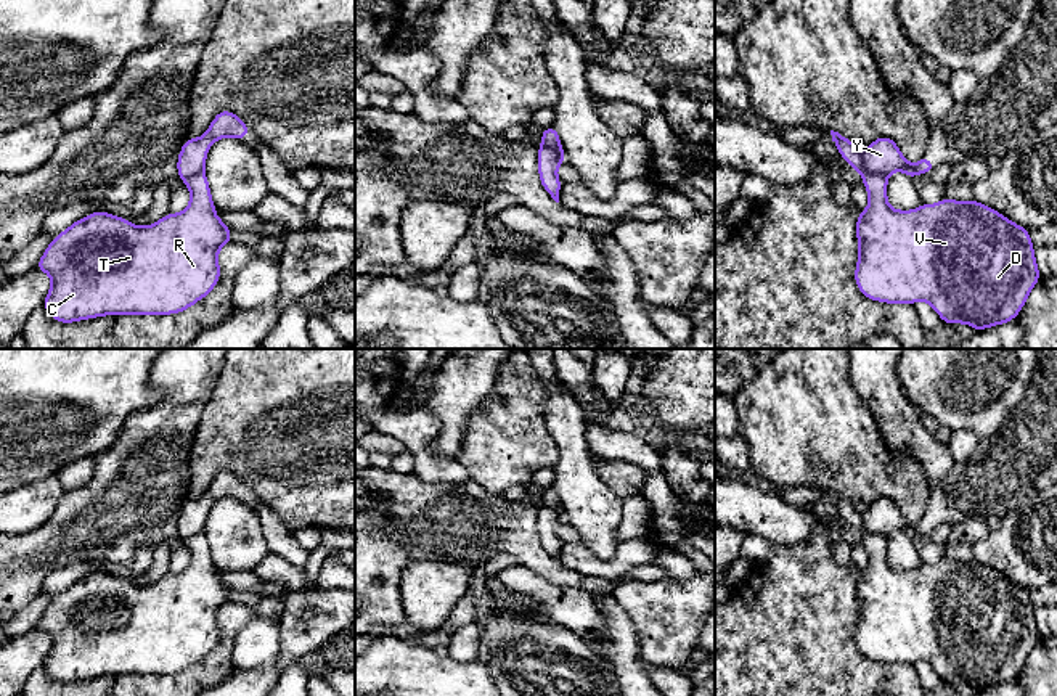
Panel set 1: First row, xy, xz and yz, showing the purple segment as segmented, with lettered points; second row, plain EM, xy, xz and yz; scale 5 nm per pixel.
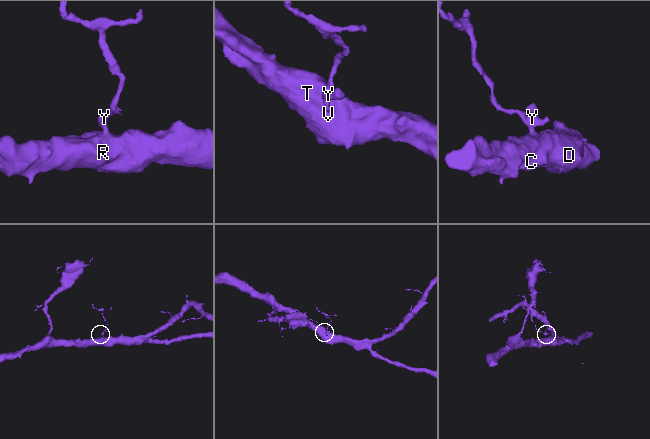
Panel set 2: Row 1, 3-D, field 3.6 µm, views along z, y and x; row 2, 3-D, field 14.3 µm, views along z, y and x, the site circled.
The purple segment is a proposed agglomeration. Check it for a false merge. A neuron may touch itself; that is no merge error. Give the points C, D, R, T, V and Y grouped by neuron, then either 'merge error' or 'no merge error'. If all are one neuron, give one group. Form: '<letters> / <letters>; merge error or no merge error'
C D R T V / Y; merge error

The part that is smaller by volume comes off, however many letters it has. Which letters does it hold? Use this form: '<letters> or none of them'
Y

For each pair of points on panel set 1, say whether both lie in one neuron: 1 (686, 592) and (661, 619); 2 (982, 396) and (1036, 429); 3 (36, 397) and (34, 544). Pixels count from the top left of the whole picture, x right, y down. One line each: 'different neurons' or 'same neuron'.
1: same neuron
2: different neurons
3: different neurons

